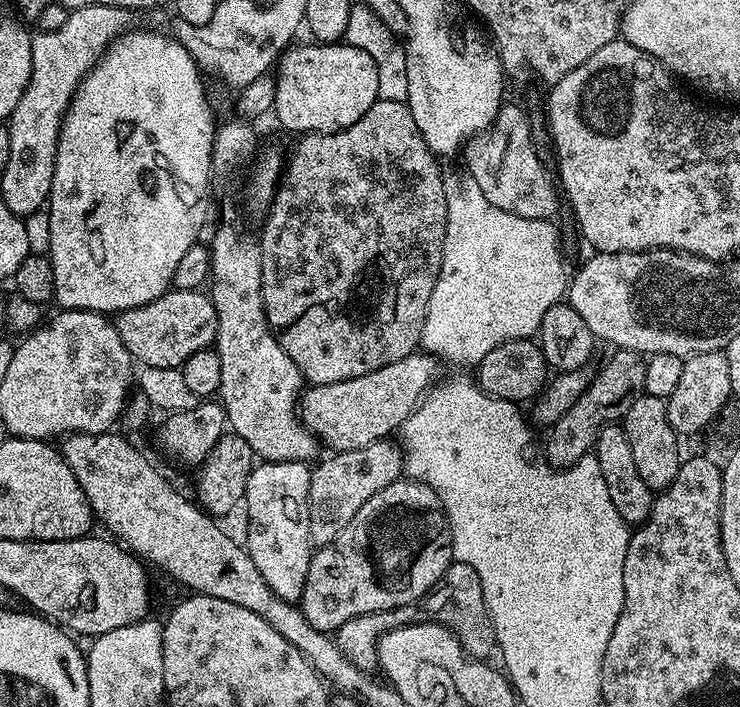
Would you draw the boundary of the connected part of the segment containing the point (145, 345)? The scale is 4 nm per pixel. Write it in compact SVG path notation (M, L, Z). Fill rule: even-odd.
M169 290L154 298L154 302L146 302L146 306L119 313L114 323L126 350L137 365L180 369L190 354L198 354L198 350L215 345L218 314L211 295L203 291Z

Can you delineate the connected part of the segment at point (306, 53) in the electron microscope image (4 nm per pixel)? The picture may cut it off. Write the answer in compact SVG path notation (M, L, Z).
M345 42L307 43L285 48L278 61L274 72L274 116L280 119L286 131L295 134L337 132L354 126L354 122L358 122L378 98L378 67L374 59L366 51Z

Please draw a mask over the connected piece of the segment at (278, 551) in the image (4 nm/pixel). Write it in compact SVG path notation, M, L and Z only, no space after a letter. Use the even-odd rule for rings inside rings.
M305 461L298 462L260 462L248 475L246 490L242 501L248 507L248 540L246 547L254 566L258 566L258 574L266 580L266 586L274 590L278 598L290 604L296 604L304 593L306 574L310 570L314 545L310 538L310 478L312 468Z

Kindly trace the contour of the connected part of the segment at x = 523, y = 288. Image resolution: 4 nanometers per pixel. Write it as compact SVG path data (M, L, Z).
M471 182L448 188L448 221L446 242L440 263L438 282L430 294L426 322L422 326L420 348L448 364L479 365L490 350L509 338L532 338L540 331L540 323L550 306L565 299L570 283L560 257L560 232L552 220L518 218L506 210L498 210L486 202L482 190Z

